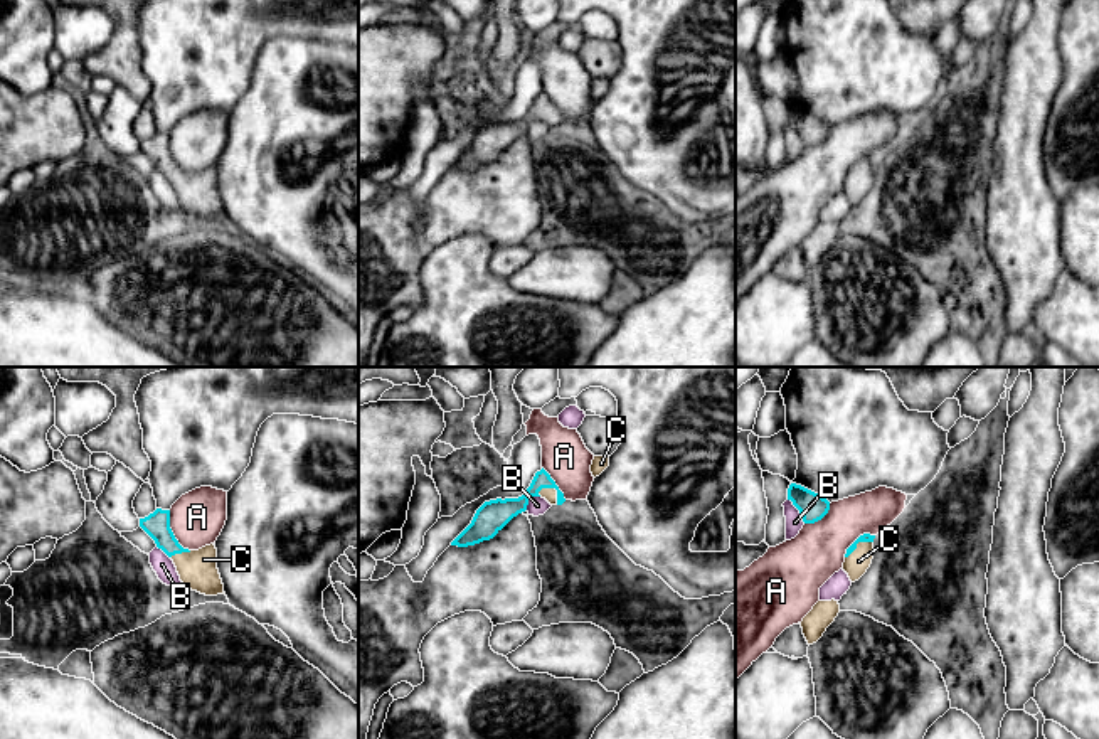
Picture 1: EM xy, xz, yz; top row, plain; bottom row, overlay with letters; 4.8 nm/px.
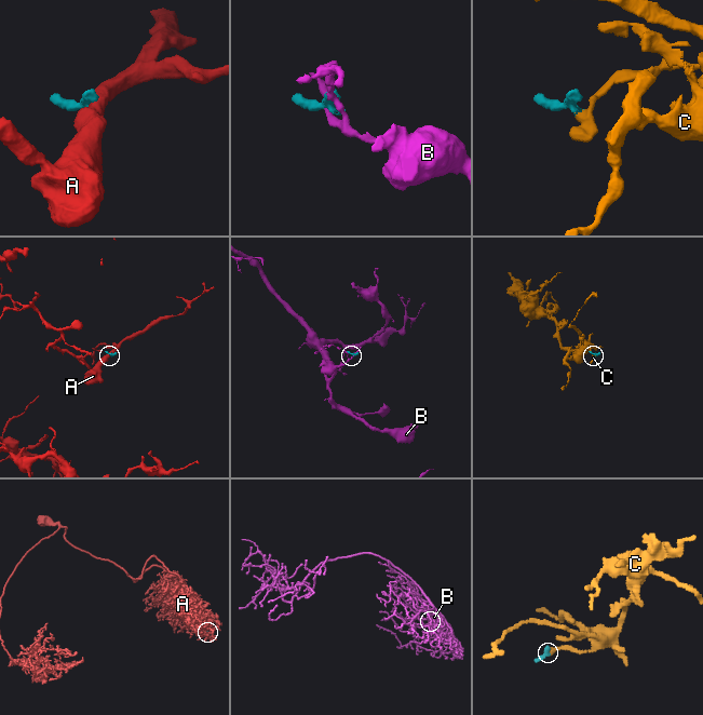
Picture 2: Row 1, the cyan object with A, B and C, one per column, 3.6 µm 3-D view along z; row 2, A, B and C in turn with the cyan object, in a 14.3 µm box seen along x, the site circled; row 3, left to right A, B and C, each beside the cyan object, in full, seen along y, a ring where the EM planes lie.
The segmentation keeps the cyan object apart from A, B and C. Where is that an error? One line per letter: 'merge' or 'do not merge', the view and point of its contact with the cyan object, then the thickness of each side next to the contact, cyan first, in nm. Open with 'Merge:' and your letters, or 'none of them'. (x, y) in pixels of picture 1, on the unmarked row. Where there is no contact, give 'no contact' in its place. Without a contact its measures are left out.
Merge: C
A: do not merge; contact xy (172, 155); calibres 120 and 260 nm
B: do not merge; contact yz (798, 132); calibres 140 and 80 nm
C: merge; contact xz (554, 110); calibres 100 and 60 nm

